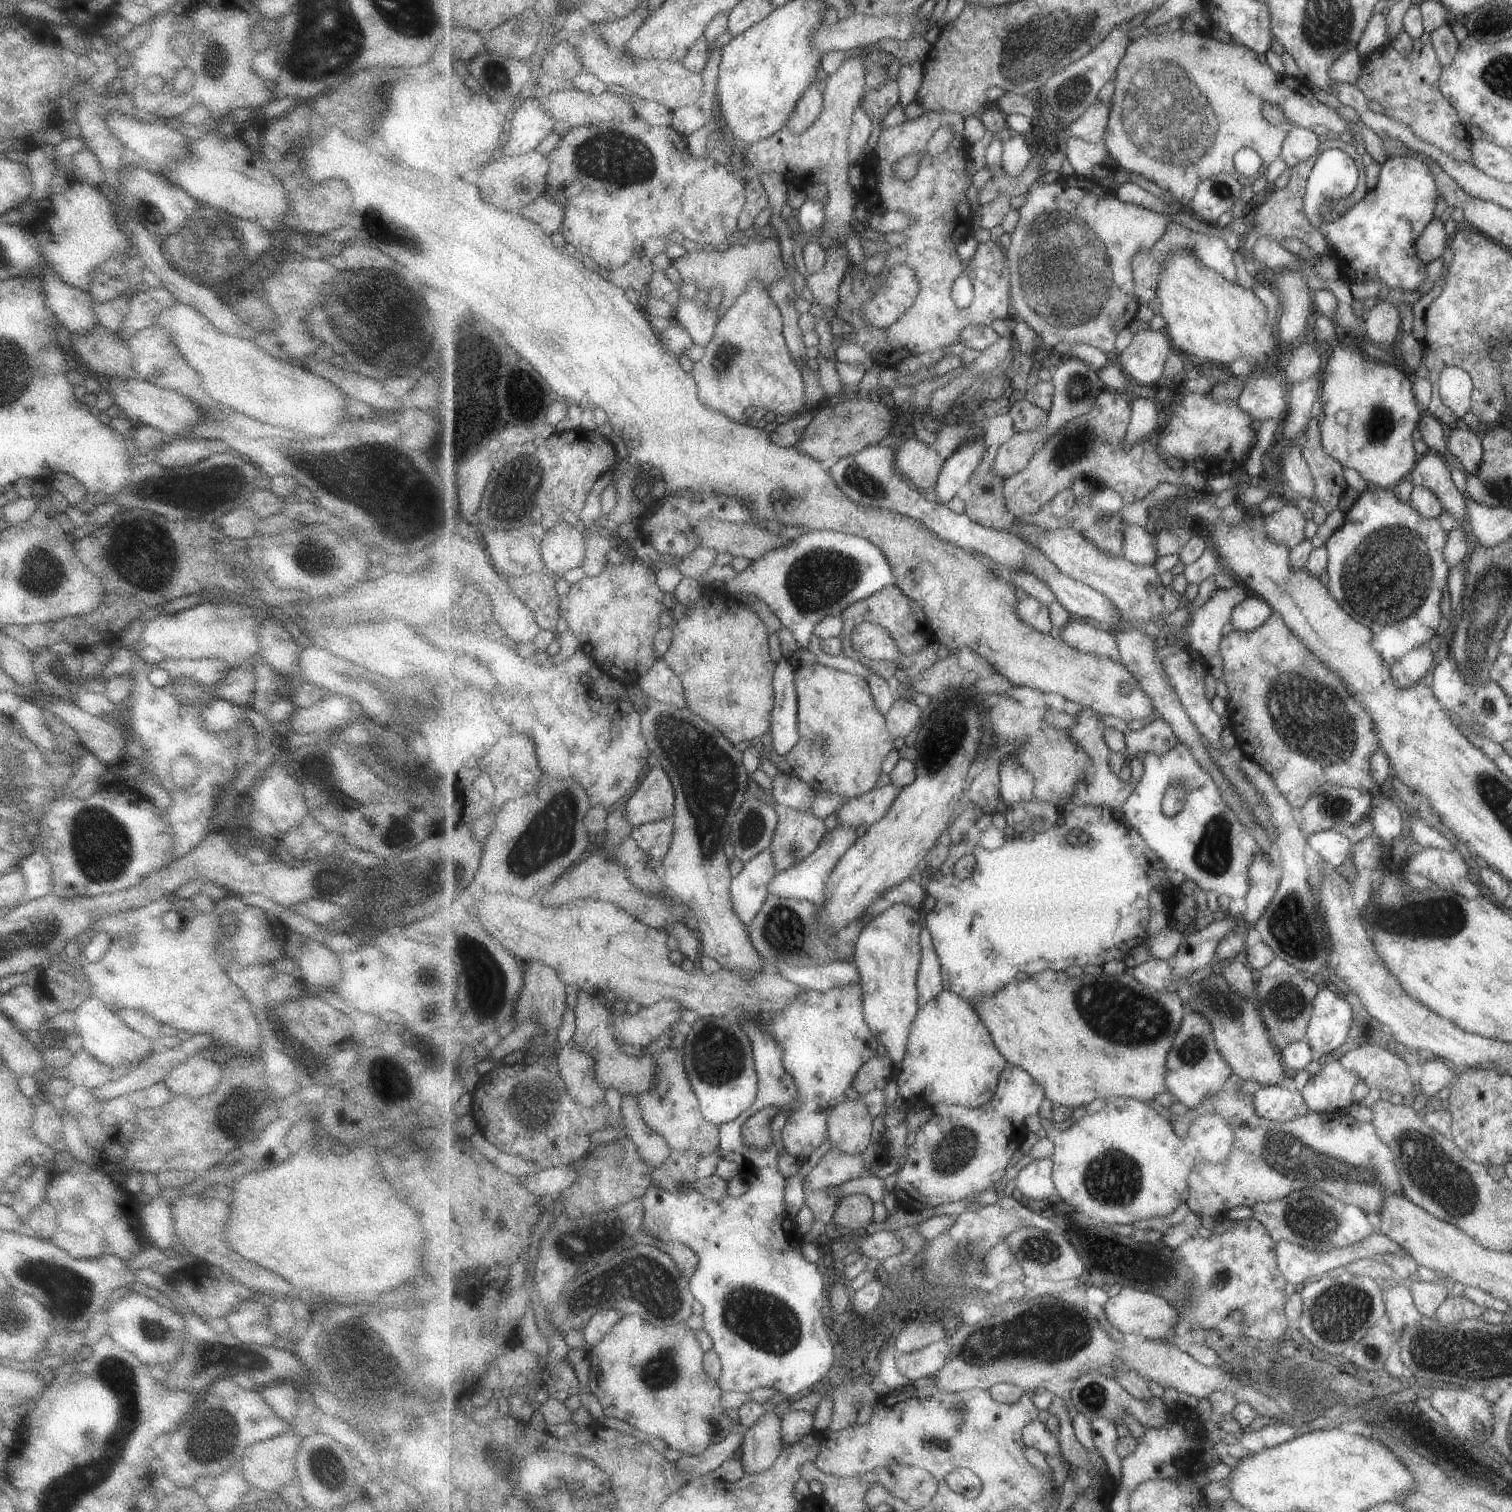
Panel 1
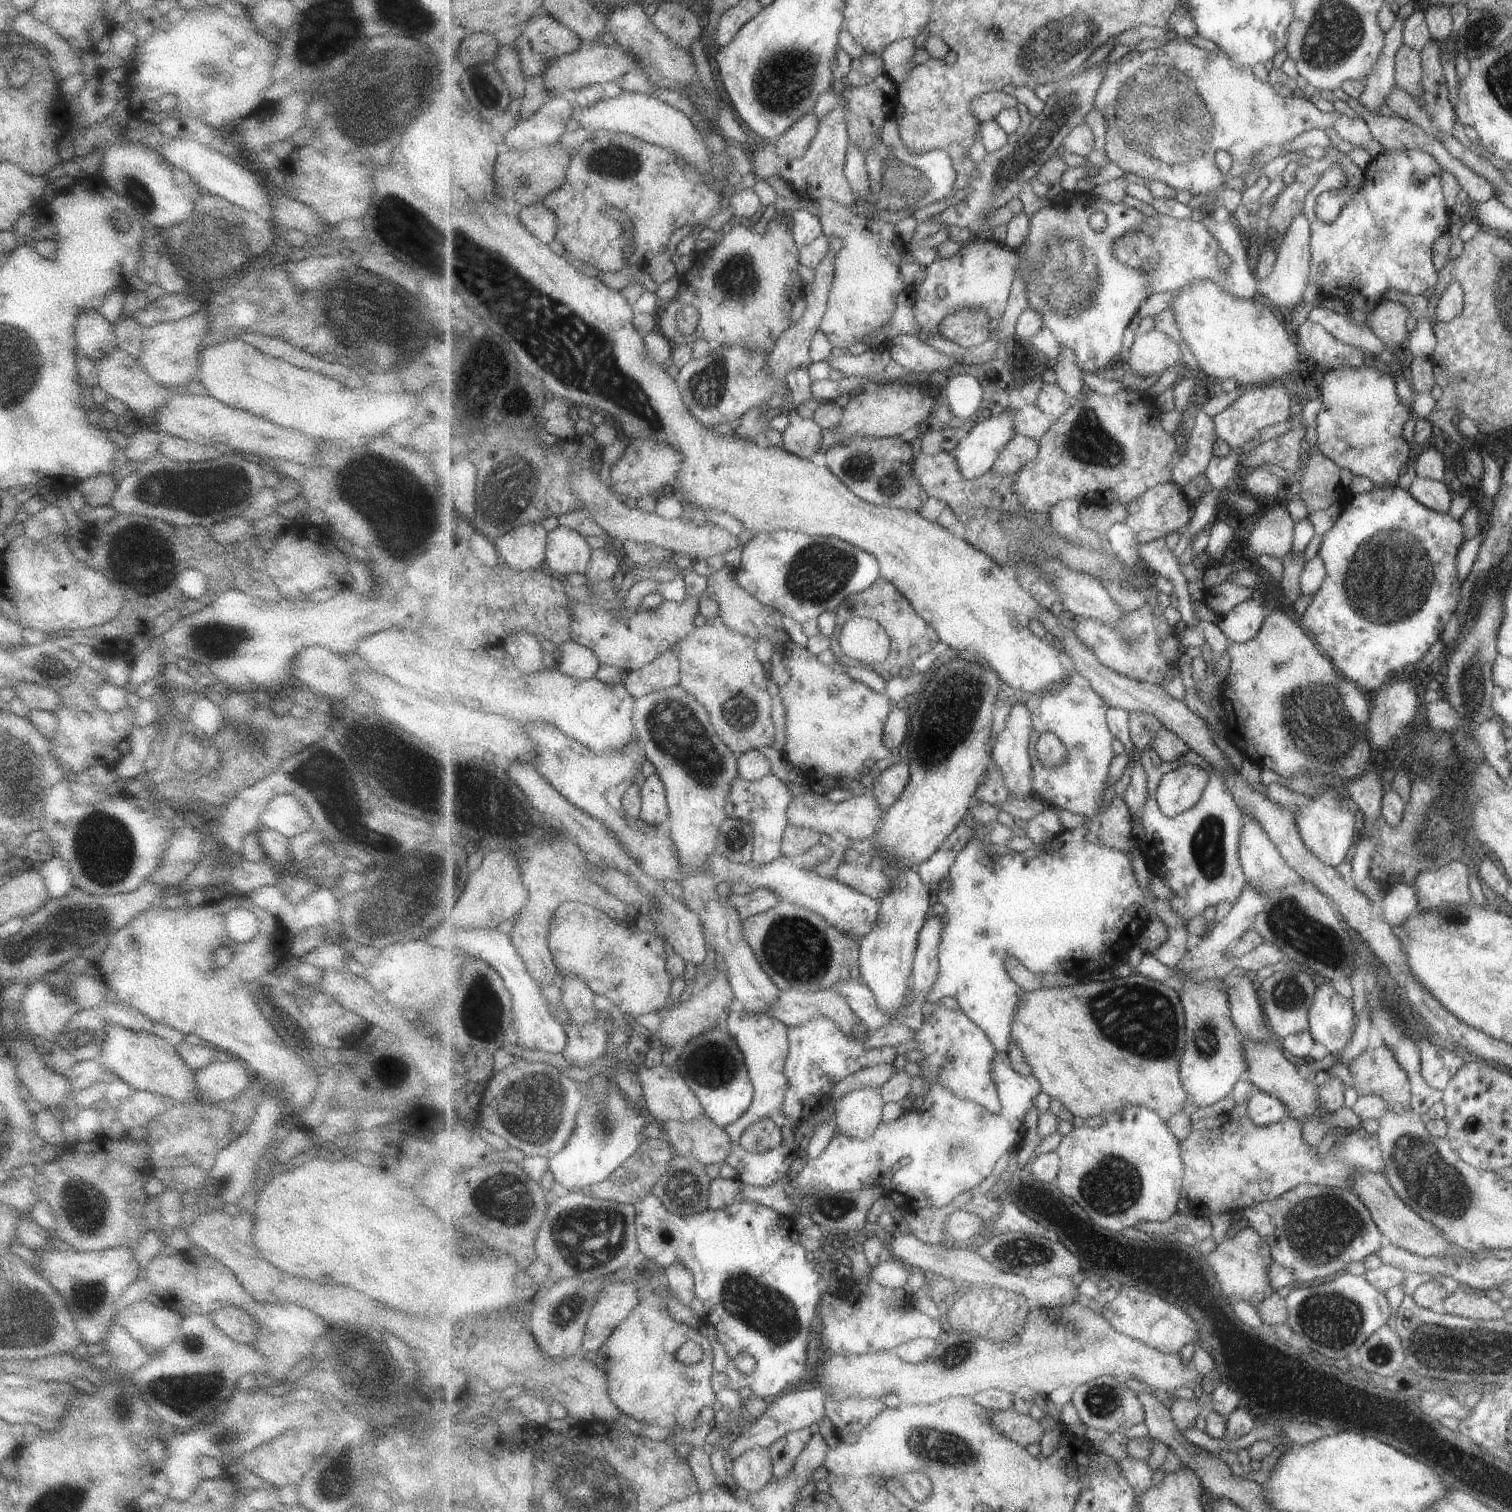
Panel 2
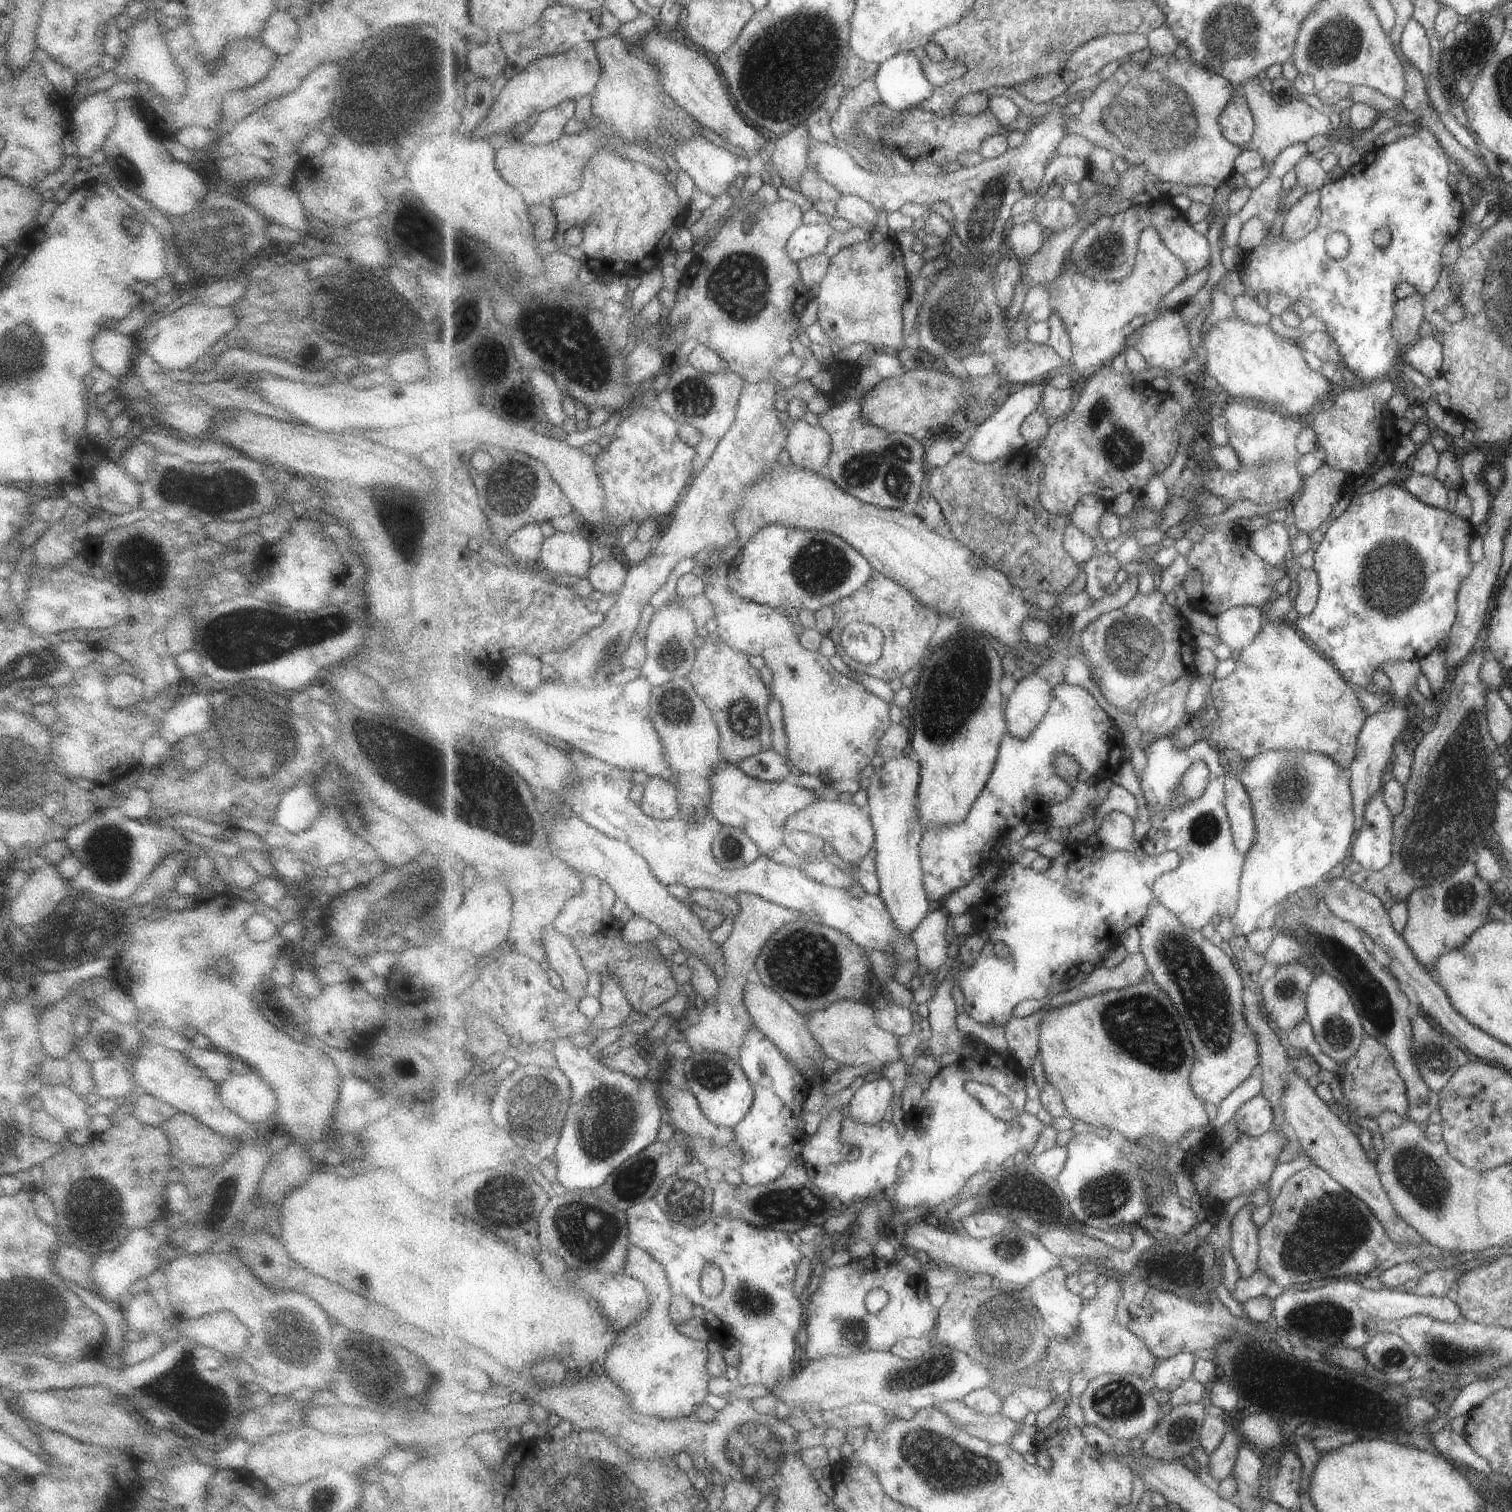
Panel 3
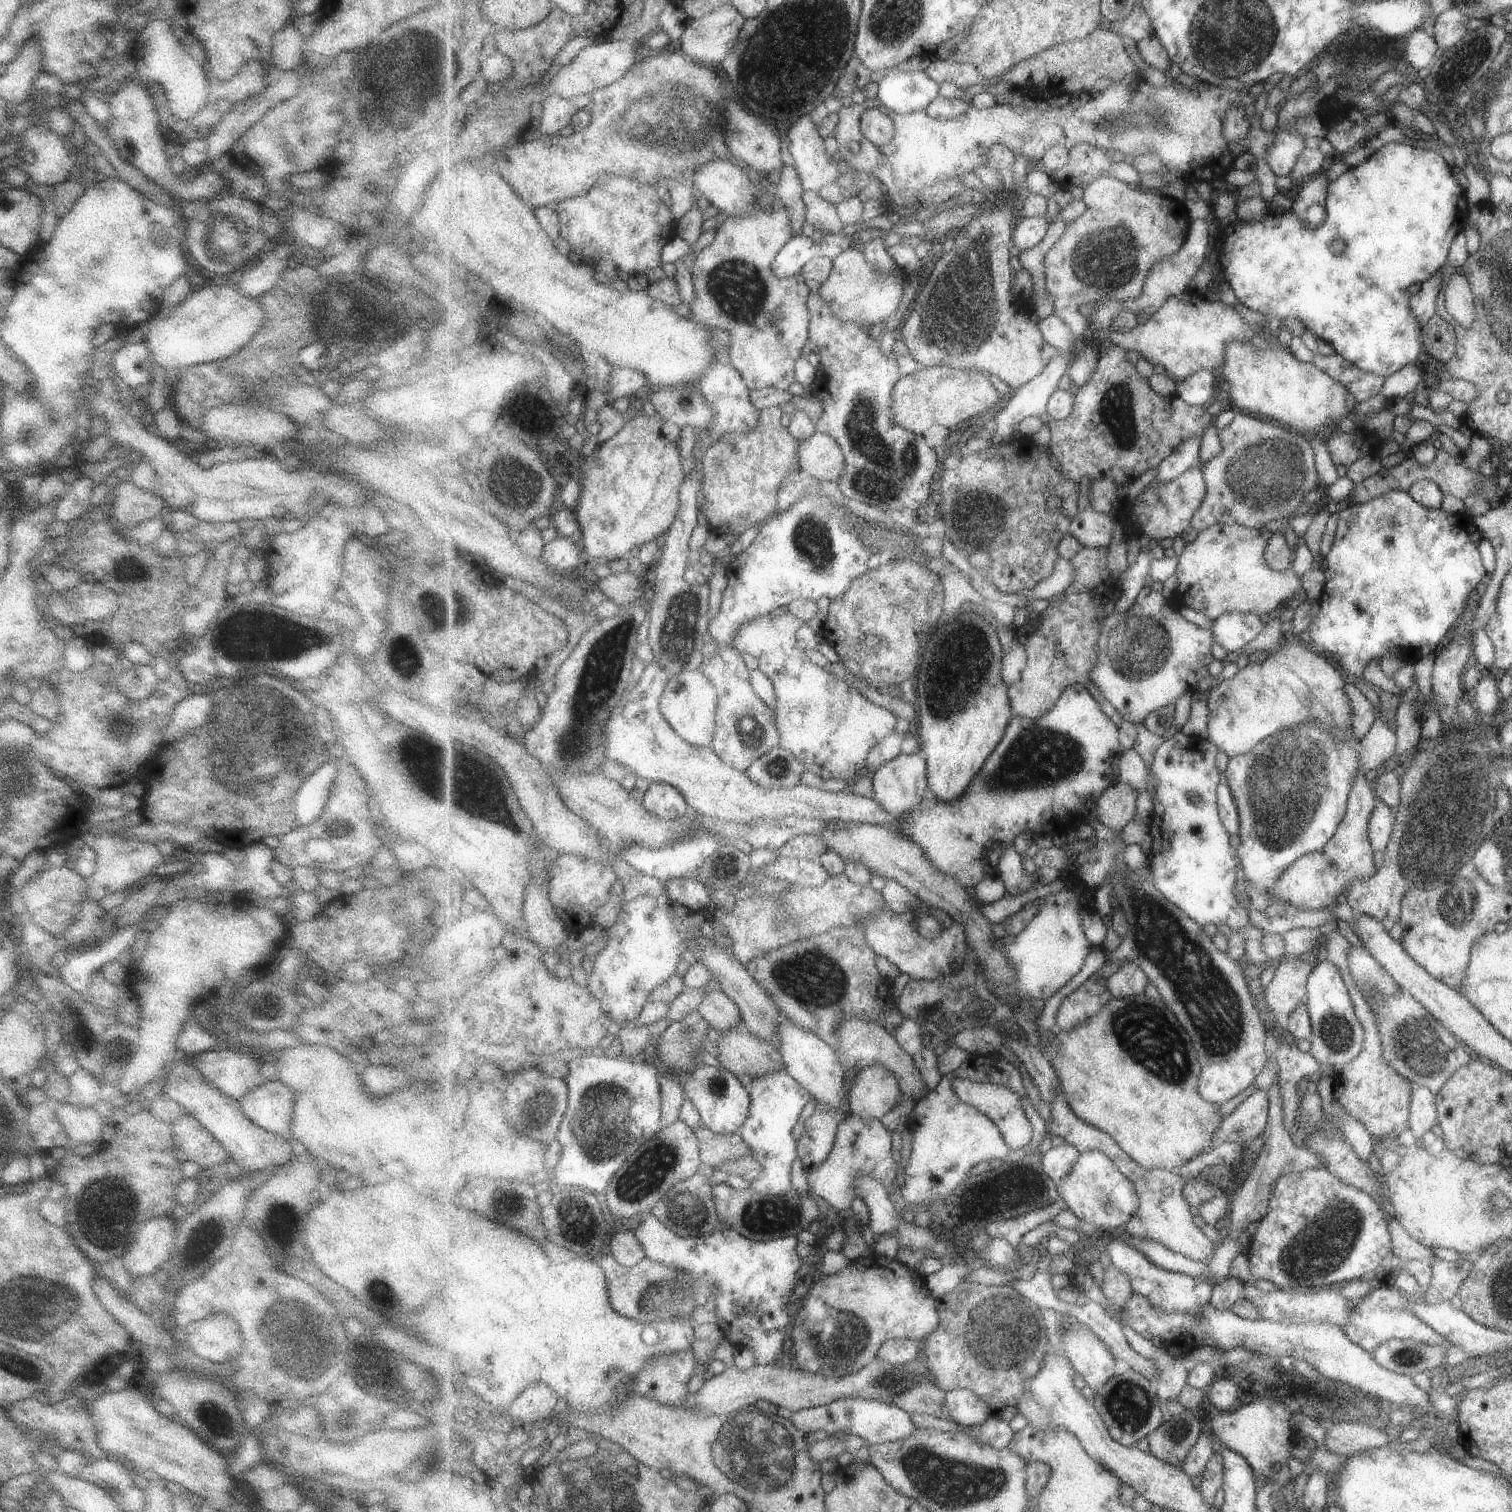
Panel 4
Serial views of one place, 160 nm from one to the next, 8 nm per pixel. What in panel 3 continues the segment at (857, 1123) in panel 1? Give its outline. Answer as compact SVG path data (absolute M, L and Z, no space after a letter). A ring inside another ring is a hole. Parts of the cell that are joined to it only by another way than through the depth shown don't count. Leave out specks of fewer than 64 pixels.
M877 1078L865 1082L848 1104L846 1116L863 1125L881 1123L892 1107L895 1099L895 1088L887 1078Z

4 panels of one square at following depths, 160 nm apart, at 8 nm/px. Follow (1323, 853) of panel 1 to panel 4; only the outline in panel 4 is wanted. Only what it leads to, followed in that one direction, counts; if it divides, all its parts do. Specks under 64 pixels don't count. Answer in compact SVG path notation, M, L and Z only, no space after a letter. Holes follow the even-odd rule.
M1305 723L1285 732L1268 736L1253 750L1228 759L1223 772L1231 787L1240 814L1239 837L1243 840L1239 858L1245 866L1247 880L1267 895L1269 888L1303 855L1321 851L1344 822L1348 792L1355 783L1358 768L1357 740L1351 734L1338 739L1321 723Z

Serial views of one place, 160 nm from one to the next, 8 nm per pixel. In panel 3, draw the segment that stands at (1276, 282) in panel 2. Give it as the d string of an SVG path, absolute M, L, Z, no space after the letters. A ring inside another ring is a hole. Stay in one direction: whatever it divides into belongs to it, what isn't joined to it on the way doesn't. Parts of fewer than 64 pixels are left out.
M1320 190L1309 192L1309 194L1305 193L1288 211L1282 239L1289 240L1289 244L1295 244L1315 230L1319 224L1319 218L1321 218L1320 203Z

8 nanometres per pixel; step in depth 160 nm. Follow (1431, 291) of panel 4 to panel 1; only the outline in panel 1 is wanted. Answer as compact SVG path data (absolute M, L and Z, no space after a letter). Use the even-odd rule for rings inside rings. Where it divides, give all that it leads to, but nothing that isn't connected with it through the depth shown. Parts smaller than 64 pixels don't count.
M1378 300L1365 312L1363 319L1365 340L1370 343L1393 342L1395 334L1399 332L1399 316L1392 302Z

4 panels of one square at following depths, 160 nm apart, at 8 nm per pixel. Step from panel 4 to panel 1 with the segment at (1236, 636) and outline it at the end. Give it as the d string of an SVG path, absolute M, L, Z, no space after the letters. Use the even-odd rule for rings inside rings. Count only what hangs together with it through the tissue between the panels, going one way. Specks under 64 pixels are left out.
M1257 594L1249 595L1236 610L1233 611L1230 623L1234 630L1255 631L1259 628L1273 612L1272 606Z

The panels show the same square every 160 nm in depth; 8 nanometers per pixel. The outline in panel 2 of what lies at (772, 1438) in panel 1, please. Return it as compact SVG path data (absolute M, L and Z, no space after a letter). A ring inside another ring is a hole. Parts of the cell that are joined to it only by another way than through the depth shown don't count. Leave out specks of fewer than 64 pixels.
M768 1448L746 1450L732 1463L731 1474L736 1486L749 1493L763 1490L774 1478L774 1466Z

